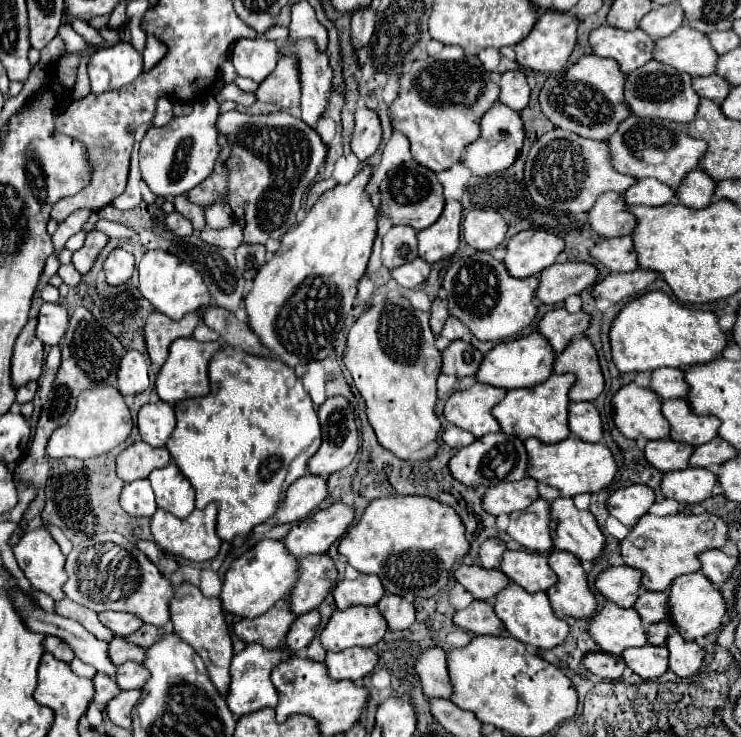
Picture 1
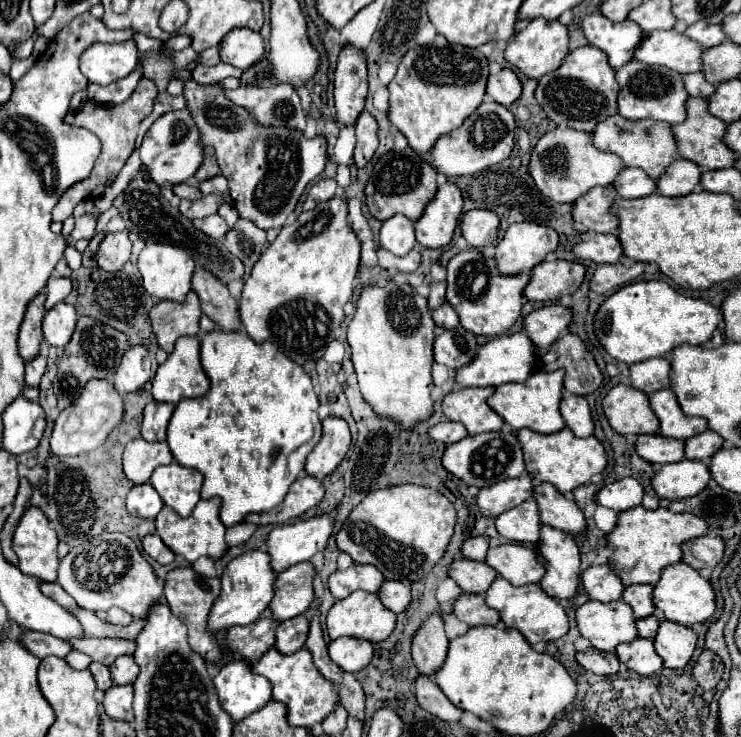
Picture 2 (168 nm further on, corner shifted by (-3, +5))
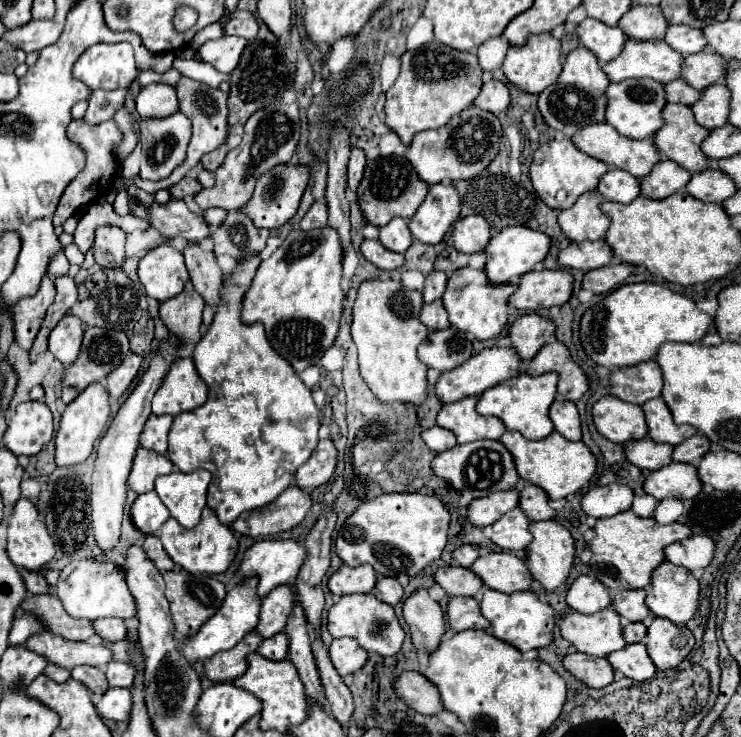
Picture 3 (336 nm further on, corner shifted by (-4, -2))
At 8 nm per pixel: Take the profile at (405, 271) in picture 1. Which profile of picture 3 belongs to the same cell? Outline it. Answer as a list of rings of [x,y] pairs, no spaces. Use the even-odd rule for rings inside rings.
[[[364,239],[360,243],[360,251],[370,263],[374,263],[380,269],[390,271],[390,269],[396,269],[396,267],[400,267],[404,263],[404,257],[400,253],[388,251],[378,239]]]

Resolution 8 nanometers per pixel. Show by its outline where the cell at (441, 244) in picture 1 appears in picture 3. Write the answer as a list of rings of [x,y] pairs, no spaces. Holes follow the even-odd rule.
[[[436,183],[430,187],[416,215],[408,221],[408,227],[418,241],[436,245],[444,239],[446,231],[458,219],[458,215],[460,215],[458,191],[452,185]]]

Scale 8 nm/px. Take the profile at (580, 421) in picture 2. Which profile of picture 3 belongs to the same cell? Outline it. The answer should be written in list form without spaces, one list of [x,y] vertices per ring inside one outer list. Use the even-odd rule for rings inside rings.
[[[556,397],[554,403],[550,405],[550,419],[554,423],[554,429],[562,433],[570,441],[580,441],[582,431],[580,431],[580,415],[578,409],[572,401]]]

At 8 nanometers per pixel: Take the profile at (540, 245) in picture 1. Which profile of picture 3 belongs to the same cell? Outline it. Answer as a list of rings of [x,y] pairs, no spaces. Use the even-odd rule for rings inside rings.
[[[508,227],[492,235],[488,241],[488,247],[484,249],[486,253],[486,275],[492,283],[518,283],[524,273],[532,269],[534,263],[542,261],[550,249],[550,239],[548,235],[534,231],[530,227]],[[512,279],[512,281],[510,281]]]

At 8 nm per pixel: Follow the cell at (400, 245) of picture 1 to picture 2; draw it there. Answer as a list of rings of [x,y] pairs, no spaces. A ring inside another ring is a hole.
[[[393,216],[381,226],[381,246],[395,256],[407,256],[415,248],[413,222],[405,216]]]

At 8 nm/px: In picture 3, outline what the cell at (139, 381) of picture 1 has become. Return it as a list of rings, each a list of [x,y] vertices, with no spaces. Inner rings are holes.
[[[128,353],[124,357],[124,361],[106,377],[106,383],[108,383],[106,389],[108,389],[108,393],[110,393],[112,399],[118,399],[130,387],[130,383],[138,375],[140,363],[142,363],[142,357],[140,355]]]

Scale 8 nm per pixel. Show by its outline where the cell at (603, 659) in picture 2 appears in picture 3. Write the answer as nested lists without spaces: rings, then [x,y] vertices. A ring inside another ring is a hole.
[[[570,653],[562,661],[564,669],[572,673],[578,681],[592,689],[602,689],[614,681],[614,669],[608,663],[608,659],[590,657],[584,653]]]

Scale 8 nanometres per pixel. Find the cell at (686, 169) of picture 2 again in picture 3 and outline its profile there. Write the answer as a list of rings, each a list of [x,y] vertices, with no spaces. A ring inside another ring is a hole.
[[[660,161],[652,167],[652,171],[640,179],[640,191],[644,197],[650,199],[664,199],[672,193],[680,191],[688,179],[692,177],[690,171],[684,171],[682,167],[676,167],[672,161]]]

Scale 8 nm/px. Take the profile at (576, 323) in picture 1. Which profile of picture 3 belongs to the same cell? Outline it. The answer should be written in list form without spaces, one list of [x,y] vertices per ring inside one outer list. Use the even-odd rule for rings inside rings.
[[[536,313],[522,315],[510,325],[508,337],[512,341],[512,347],[520,355],[520,361],[526,363],[538,353],[542,345],[554,341],[554,323]]]

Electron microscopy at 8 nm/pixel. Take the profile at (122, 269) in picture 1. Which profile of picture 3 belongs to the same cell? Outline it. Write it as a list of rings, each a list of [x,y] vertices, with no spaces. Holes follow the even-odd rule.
[[[98,227],[94,233],[92,253],[100,267],[104,269],[116,269],[124,261],[124,245],[126,245],[126,233],[120,227]]]

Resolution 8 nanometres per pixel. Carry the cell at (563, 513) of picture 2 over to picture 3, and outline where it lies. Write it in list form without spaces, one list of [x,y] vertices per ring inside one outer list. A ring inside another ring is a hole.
[[[526,485],[520,489],[520,503],[518,507],[530,521],[544,521],[554,519],[556,511],[550,509],[546,493],[536,485]]]

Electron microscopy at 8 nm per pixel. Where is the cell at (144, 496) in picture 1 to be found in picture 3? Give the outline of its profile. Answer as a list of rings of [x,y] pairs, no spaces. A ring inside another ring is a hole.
[[[148,491],[138,495],[138,499],[132,505],[132,523],[144,533],[150,535],[154,531],[158,531],[162,527],[164,521],[168,521],[170,511],[166,509],[166,505],[160,501],[156,491]]]

